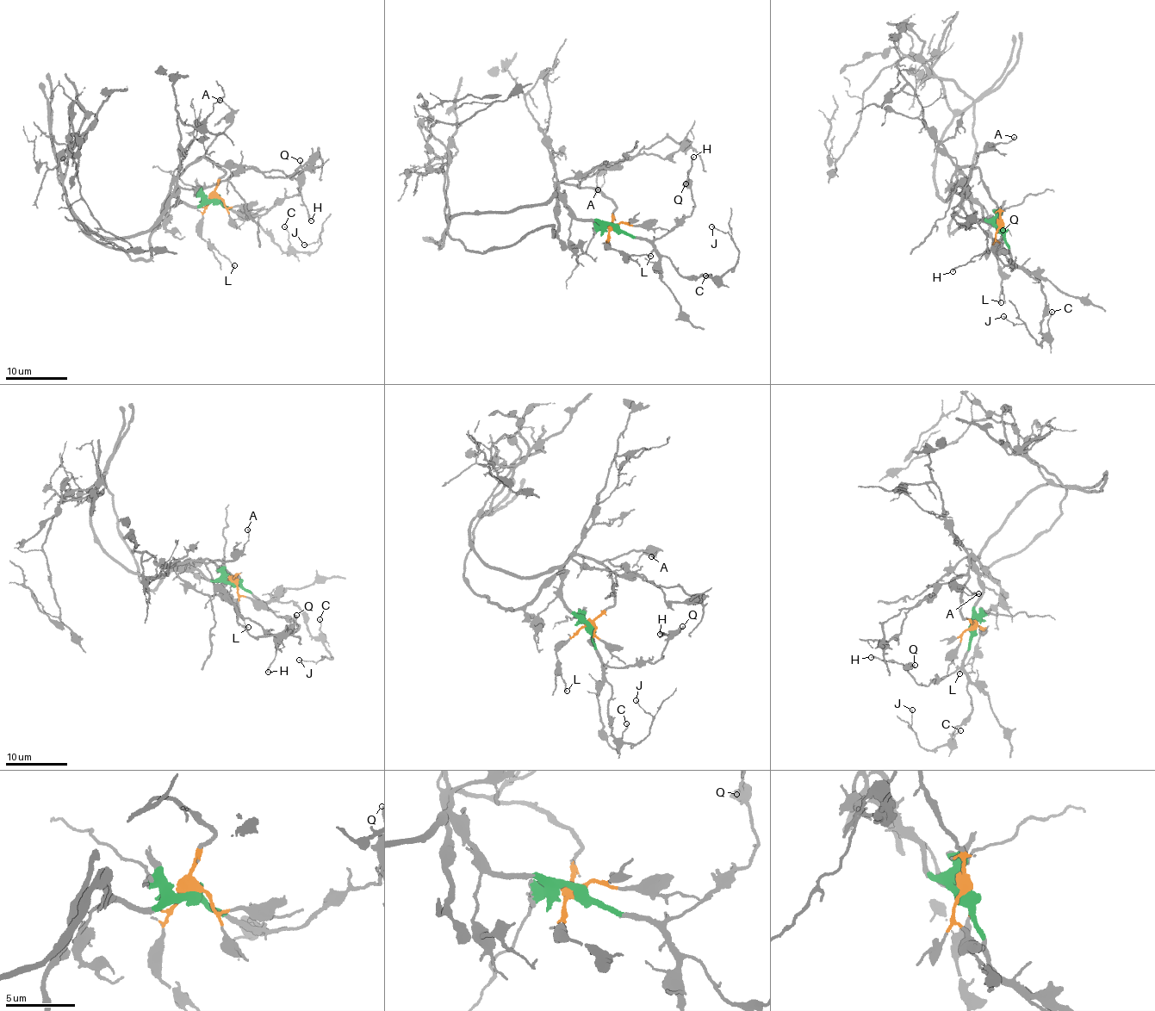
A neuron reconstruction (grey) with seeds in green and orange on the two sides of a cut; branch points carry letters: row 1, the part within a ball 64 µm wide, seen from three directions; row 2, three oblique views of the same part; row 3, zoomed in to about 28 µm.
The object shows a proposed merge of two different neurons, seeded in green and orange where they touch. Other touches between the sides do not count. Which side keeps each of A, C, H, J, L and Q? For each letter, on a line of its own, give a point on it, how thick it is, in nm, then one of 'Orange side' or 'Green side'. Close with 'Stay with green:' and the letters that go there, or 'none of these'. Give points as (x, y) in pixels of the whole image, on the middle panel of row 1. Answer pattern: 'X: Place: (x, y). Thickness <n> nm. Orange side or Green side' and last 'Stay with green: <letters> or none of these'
A: Place: (598, 189). Thickness 120 nm. Orange side
C: Place: (705, 276). Thickness 150 nm. Green side
H: Place: (693, 157). Thickness 170 nm. Green side
J: Place: (711, 226). Thickness 110 nm. Green side
L: Place: (650, 256). Thickness 150 nm. Orange side
Q: Place: (686, 183). Thickness 160 nm. Green side
Stay with green: C, H, J, Q

